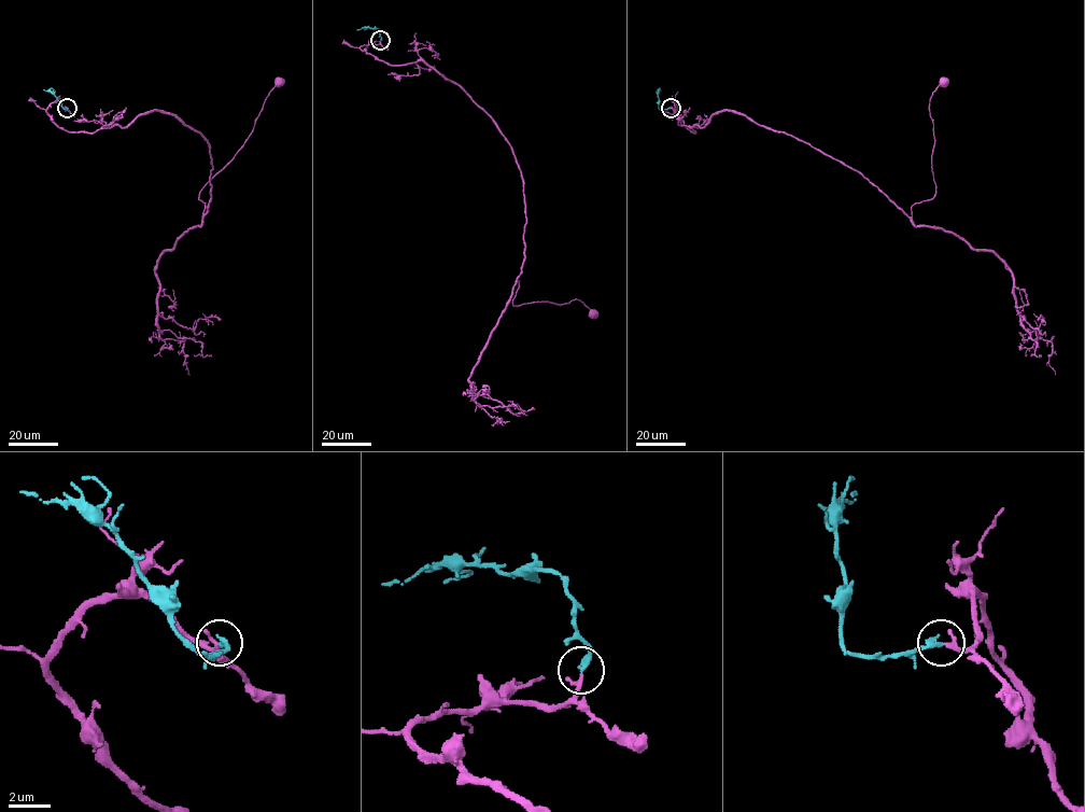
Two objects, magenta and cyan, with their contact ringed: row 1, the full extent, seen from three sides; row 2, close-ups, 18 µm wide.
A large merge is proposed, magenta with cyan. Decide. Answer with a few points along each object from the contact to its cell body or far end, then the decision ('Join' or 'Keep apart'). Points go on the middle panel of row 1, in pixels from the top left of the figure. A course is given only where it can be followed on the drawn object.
Course of magenta: (381, 41), (360, 47), (391, 65), (424, 60), (510, 148), (526, 221), (513, 306), (577, 298), (593, 313). Course of cyan: (381, 40), (378, 29), (356, 30). Join

